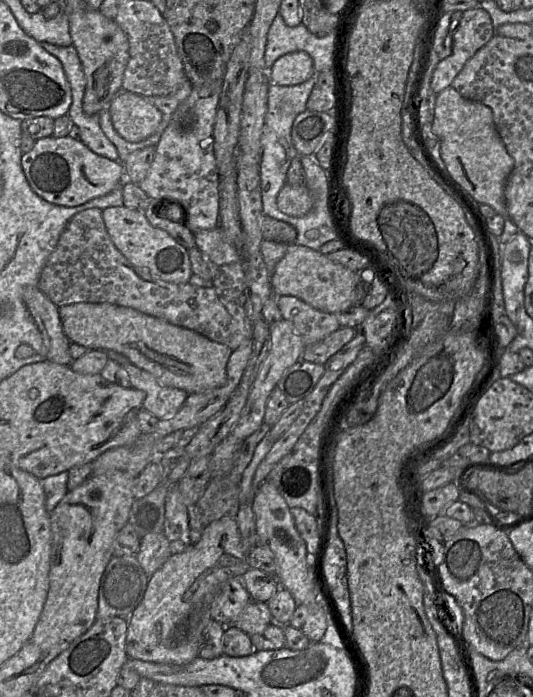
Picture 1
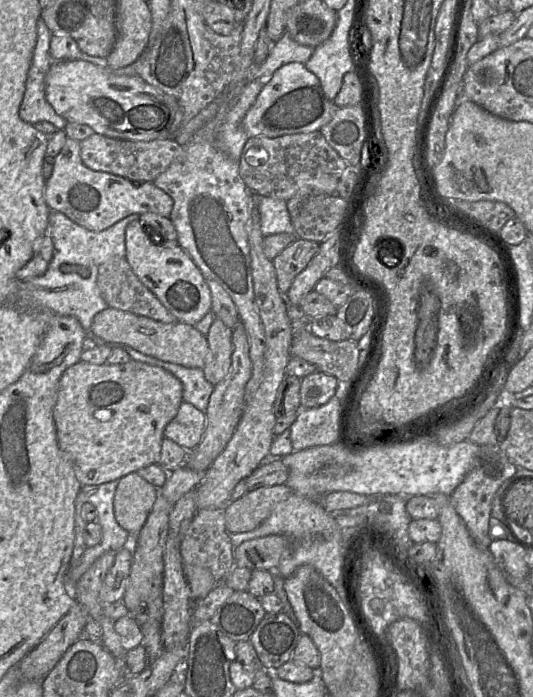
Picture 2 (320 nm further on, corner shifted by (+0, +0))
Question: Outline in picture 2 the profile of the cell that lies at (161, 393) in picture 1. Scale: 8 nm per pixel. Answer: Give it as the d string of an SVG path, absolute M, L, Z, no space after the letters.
M183 401L175 418L165 427L164 437L191 452L201 442L205 427L205 413Z

